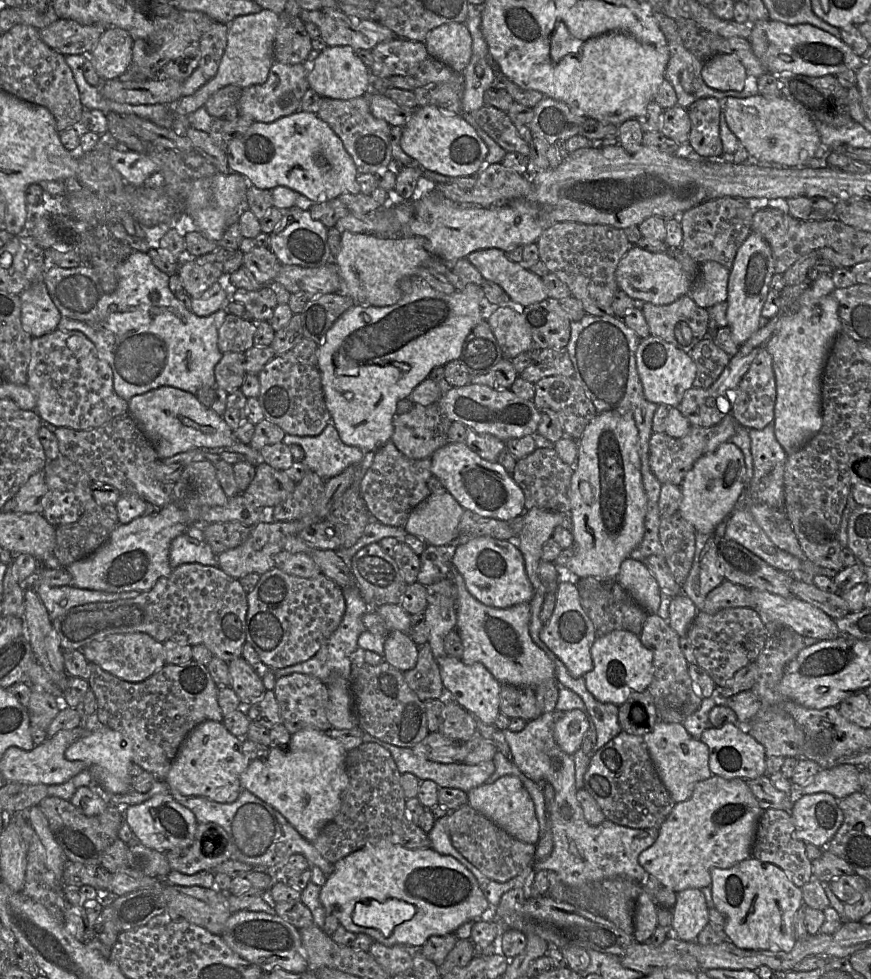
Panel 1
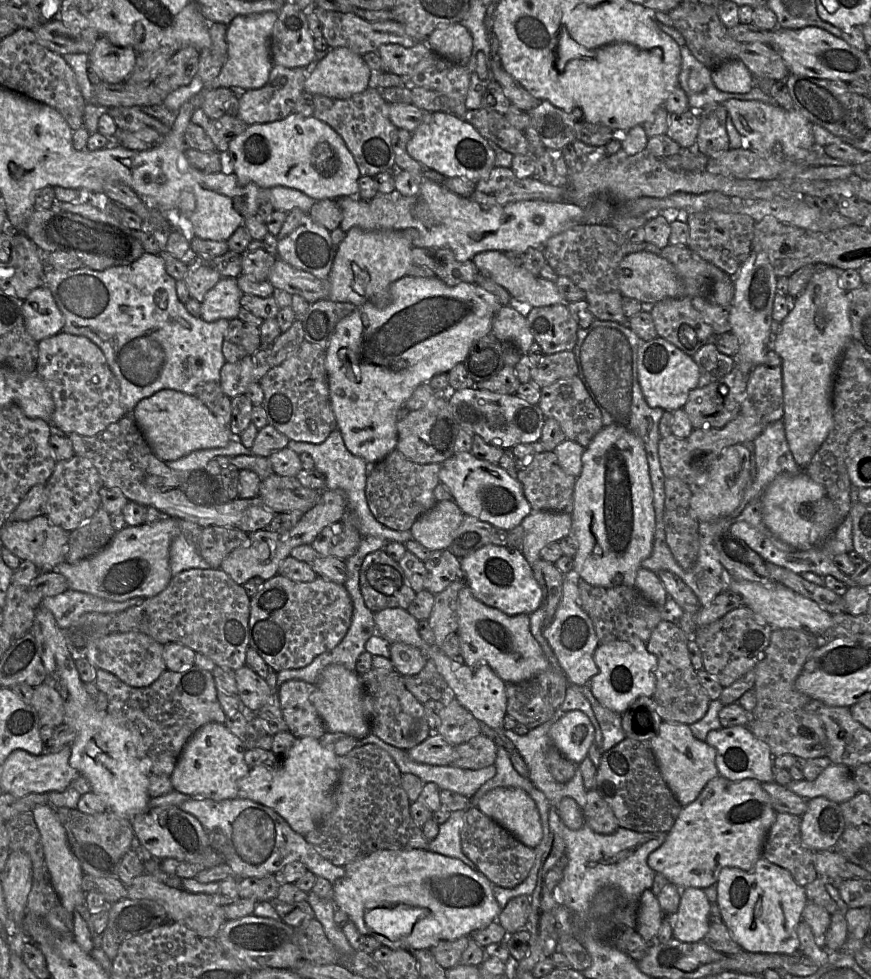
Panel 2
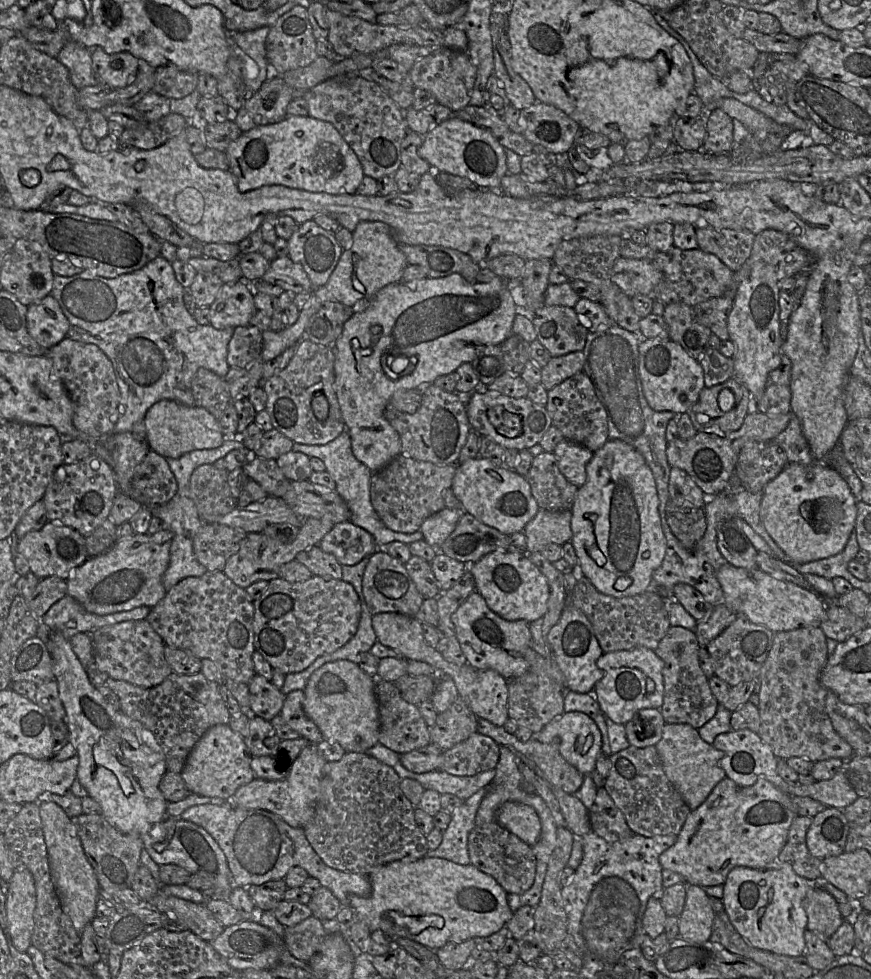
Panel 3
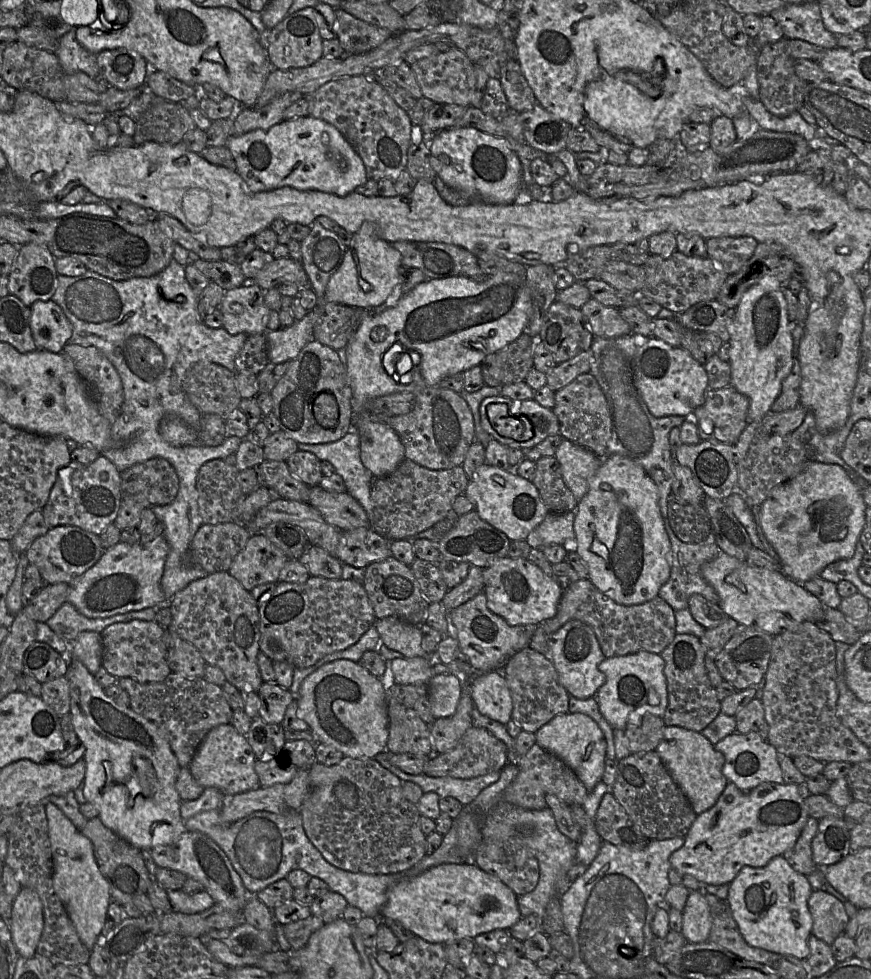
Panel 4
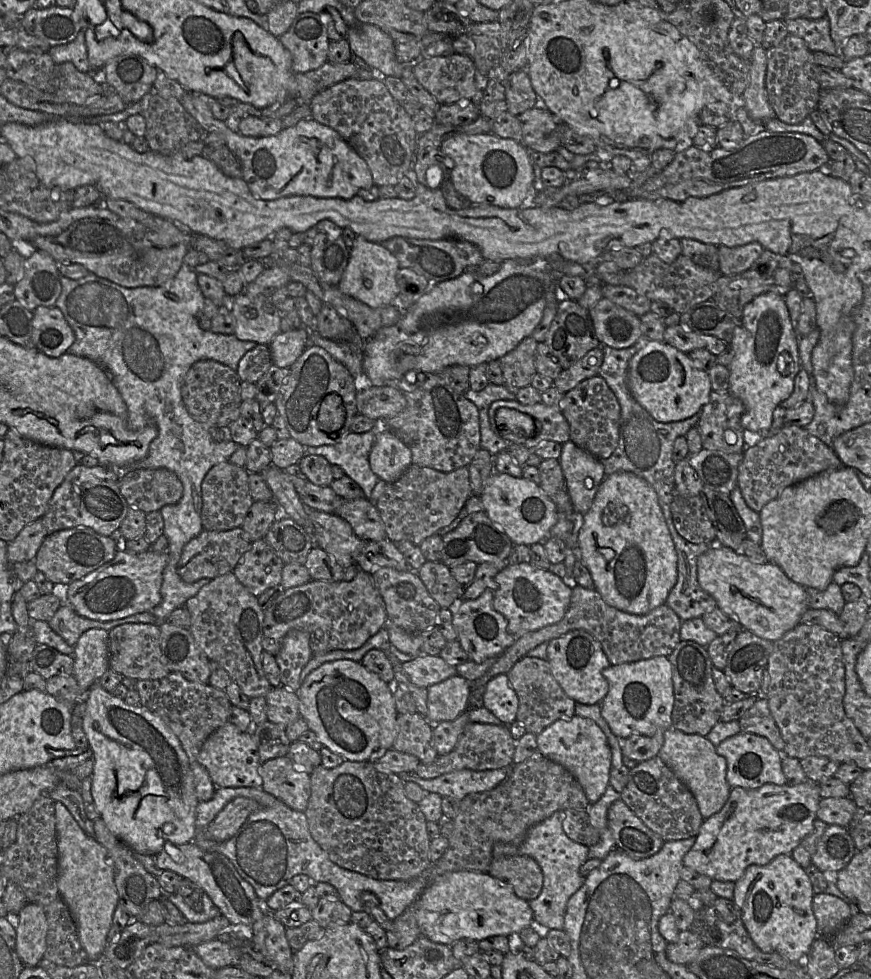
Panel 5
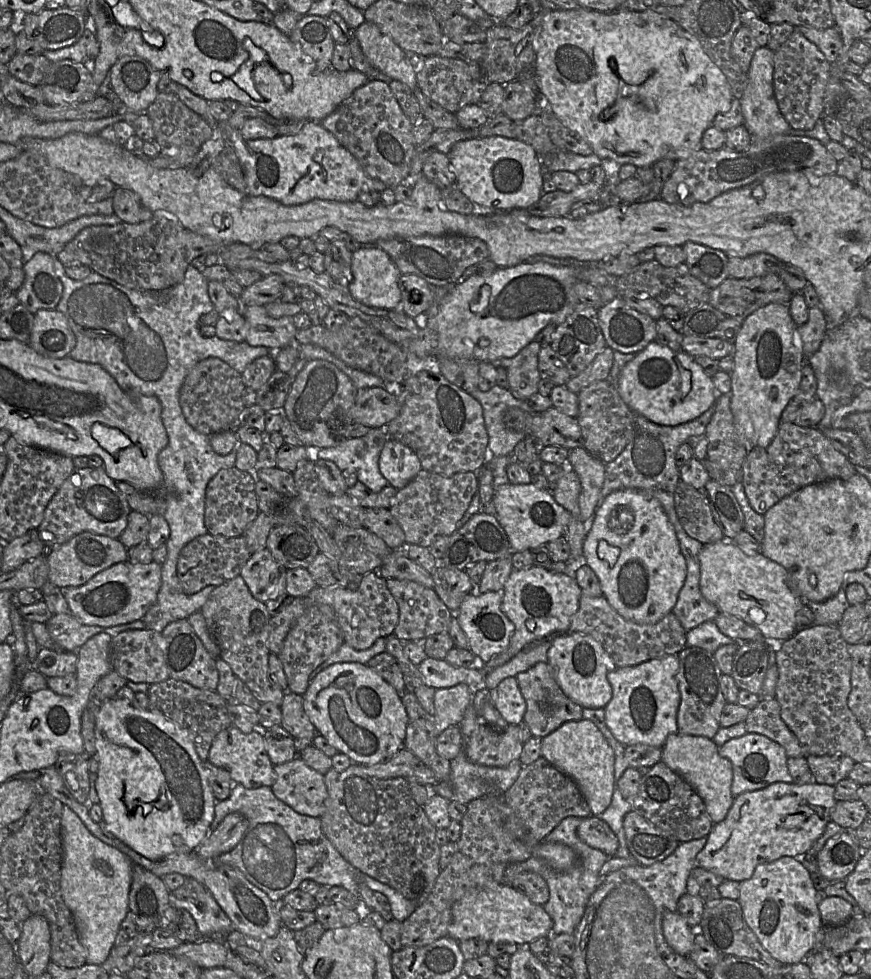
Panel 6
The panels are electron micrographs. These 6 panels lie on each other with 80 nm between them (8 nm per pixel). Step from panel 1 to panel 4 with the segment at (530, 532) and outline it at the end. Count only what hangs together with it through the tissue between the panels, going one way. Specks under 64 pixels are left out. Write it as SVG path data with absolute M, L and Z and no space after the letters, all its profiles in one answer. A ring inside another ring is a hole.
M574 512L549 513L526 541L531 548L562 545L569 551L569 543L575 541L574 519Z

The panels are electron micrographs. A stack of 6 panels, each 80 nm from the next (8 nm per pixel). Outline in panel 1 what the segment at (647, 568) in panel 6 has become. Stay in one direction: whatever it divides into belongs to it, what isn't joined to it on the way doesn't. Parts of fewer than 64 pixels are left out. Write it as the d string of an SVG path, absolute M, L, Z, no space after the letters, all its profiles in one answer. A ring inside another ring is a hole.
M616 410L598 413L586 426L578 441L578 458L574 466L570 485L570 523L574 544L571 560L558 573L575 574L579 578L594 577L597 579L616 579L622 562L630 557L631 552L641 543L645 532L645 515L647 511L647 496L642 482L641 462L639 455L639 433L632 412L620 413Z

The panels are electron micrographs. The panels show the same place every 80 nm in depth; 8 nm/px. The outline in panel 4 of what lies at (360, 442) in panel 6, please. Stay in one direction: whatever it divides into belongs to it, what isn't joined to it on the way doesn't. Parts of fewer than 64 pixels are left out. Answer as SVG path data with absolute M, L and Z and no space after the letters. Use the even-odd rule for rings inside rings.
M350 429L350 431L344 435L341 439L332 443L325 444L301 444L298 443L298 448L301 451L306 451L314 454L320 459L320 461L326 461L330 463L335 473L340 475L346 485L346 491L353 498L355 498L361 506L365 509L370 521L370 527L373 515L373 504L371 500L372 484L375 479L373 474L363 465L360 458L360 436L356 429Z

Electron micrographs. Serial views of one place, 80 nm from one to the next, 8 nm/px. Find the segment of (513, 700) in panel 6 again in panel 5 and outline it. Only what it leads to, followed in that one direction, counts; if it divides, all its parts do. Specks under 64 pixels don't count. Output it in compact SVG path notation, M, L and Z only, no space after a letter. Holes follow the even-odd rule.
M506 674L495 676L484 687L483 706L506 726L516 721L518 697L509 684Z

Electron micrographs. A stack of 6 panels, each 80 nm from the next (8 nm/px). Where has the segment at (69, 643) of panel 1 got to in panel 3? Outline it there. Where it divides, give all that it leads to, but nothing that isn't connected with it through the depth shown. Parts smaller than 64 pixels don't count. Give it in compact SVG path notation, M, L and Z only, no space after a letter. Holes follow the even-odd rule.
M207 571L199 577L187 577L168 590L164 598L150 609L146 621L166 646L191 652L199 659L215 663L224 678L248 684L256 675L252 655L254 648L254 601L245 589L234 584L223 571Z

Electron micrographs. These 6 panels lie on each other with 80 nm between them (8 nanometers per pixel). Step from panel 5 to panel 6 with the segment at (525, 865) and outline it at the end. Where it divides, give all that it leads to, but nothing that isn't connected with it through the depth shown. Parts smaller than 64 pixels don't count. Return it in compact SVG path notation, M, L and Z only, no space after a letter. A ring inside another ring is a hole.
M521 862L509 864L504 873L503 884L507 884L526 895L533 903L543 906L549 899L549 888L538 874L524 871Z

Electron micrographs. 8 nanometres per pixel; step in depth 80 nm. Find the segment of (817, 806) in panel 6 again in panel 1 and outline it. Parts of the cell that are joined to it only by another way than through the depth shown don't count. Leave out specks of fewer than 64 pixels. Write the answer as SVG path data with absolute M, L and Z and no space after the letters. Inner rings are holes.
M712 775L696 784L691 797L676 803L659 828L655 843L639 854L639 864L676 893L711 885L711 870L730 868L751 856L758 821L763 813L747 780Z

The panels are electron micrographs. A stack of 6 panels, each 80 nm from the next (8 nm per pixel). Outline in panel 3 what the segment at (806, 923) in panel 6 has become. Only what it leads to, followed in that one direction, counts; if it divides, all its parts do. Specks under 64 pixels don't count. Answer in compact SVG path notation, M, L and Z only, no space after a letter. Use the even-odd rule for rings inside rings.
M774 860L761 869L735 867L723 884L722 903L730 922L736 931L753 947L784 956L804 956L804 932L807 929L807 915L804 900L811 882L797 875L792 867L779 860Z

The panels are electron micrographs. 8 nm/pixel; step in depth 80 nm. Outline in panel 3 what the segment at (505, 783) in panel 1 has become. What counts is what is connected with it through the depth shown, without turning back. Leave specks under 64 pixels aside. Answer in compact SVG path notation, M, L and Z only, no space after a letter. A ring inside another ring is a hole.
M505 802L497 810L496 822L529 846L539 840L540 820L536 811L528 805Z

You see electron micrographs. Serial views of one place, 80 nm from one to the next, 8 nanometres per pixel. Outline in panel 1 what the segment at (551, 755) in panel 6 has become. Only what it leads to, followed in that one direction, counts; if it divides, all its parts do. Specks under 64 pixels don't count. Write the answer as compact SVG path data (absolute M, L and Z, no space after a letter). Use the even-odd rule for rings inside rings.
M574 709L565 712L555 723L553 736L561 750L573 756L581 749L583 737L588 730L589 724L585 713Z

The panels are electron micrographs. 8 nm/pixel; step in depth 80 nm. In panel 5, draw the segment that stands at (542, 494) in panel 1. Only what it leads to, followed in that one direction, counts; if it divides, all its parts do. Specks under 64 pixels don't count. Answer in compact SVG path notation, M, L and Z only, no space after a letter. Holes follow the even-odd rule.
M542 460L541 464L539 464L539 475L540 488L554 502L559 514L572 514L574 507L566 488L559 460Z

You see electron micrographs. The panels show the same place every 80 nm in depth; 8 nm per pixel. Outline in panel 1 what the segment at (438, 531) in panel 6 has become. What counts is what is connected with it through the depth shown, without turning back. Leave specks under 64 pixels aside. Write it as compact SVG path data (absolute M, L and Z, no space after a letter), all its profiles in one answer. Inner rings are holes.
M389 441L375 451L373 462L360 482L360 494L378 522L404 528L413 509L431 494L427 483L432 476L430 459L409 459Z

